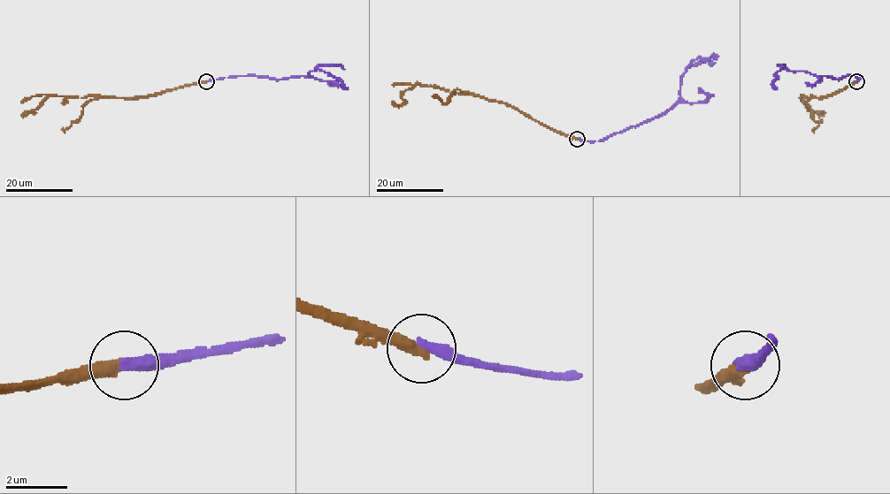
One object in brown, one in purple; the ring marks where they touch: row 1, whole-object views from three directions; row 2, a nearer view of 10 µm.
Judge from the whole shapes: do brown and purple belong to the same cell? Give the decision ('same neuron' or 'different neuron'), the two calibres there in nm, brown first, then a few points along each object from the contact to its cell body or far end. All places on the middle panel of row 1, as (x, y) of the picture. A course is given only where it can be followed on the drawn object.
different neuron; 440 nm thick on the brown side, 400 nm on the other; brown runs (577, 139), (548, 128), (504, 103), (430, 86), (418, 84), (407, 89), (402, 105), (392, 101); purple runs (577, 139), (603, 140), (613, 133), (661, 117), (679, 100), (680, 76), (692, 62), (713, 55), (715, 59)

